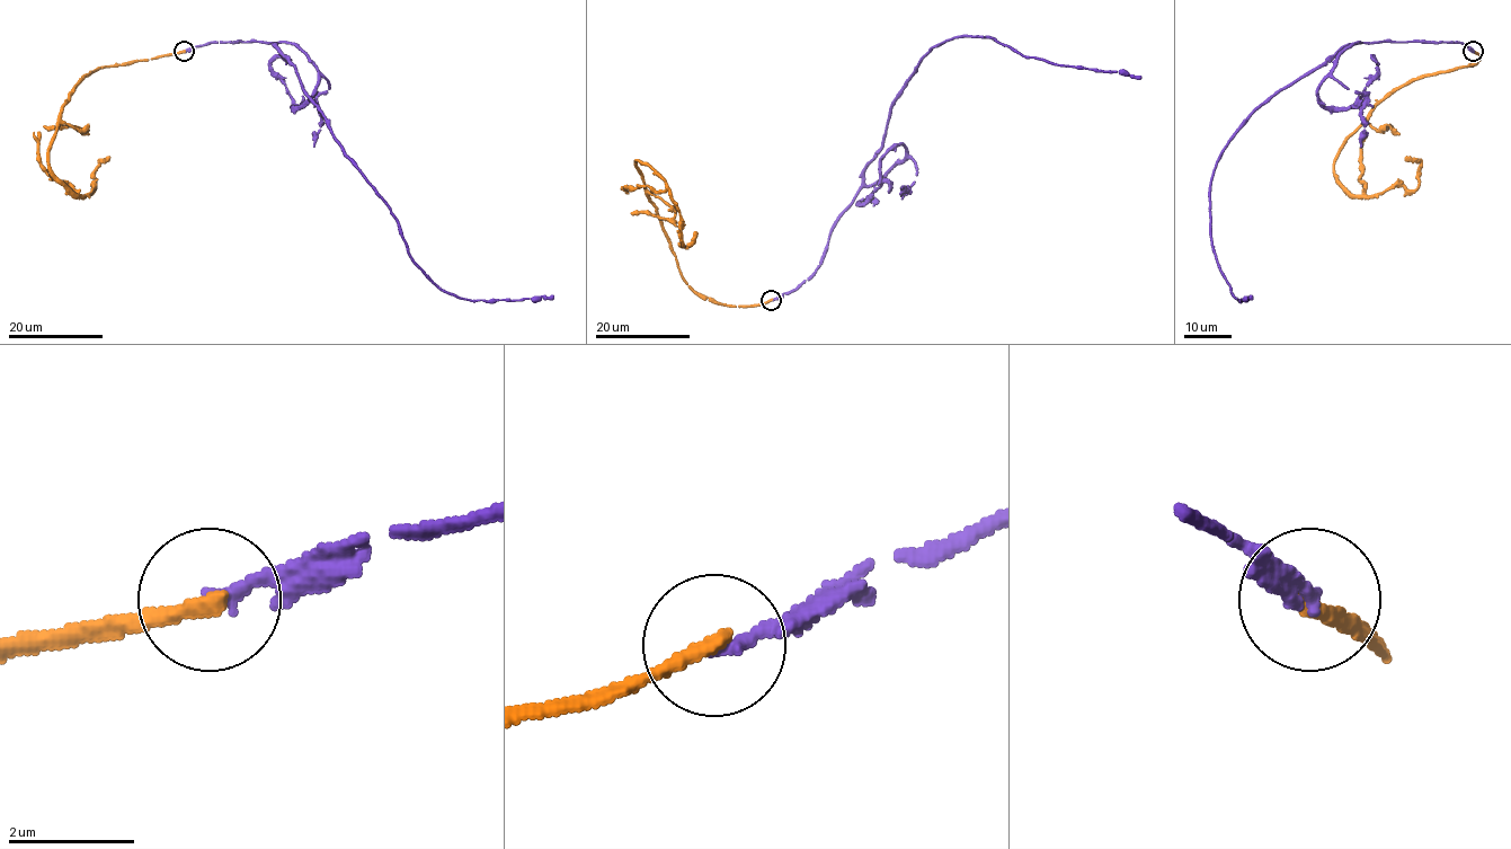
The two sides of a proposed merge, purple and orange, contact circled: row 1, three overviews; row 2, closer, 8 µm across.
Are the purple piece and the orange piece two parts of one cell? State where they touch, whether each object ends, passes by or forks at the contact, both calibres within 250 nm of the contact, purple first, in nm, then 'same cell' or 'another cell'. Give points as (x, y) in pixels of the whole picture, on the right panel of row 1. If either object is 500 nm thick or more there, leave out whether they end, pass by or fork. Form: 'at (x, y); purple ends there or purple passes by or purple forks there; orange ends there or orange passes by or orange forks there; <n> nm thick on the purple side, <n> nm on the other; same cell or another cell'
at (1473, 51); purple ends there; orange ends there; 200 nm thick on the purple side, 280 nm on the other; another cell

